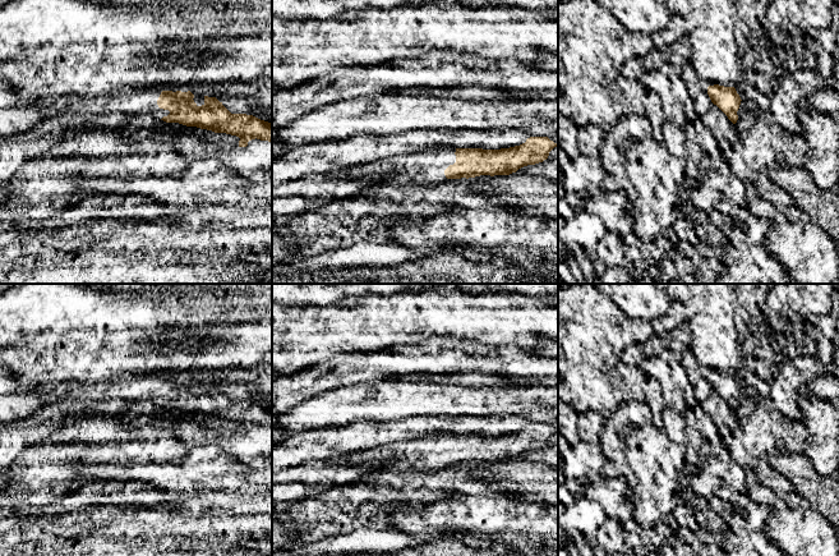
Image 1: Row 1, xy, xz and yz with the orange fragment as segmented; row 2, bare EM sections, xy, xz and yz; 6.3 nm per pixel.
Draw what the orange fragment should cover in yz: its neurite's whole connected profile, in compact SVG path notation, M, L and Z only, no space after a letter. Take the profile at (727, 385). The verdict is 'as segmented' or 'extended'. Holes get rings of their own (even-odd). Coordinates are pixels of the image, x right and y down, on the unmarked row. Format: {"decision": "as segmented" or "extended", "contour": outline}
{"decision": "extended", "contour": "M702 366L701 375L706 378L714 391L716 391L728 405L736 410L739 403L741 383L734 373L724 373Z"}

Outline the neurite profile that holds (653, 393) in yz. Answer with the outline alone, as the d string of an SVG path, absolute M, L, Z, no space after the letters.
M647 377L644 385L645 403L650 408L653 422L663 428L663 412L667 409L667 404L663 399L663 392L660 383L653 378Z

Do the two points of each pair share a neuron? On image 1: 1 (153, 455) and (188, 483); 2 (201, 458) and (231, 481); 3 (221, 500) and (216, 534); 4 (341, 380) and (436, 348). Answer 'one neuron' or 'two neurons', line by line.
1: two neurons
2: one neuron
3: two neurons
4: one neuron

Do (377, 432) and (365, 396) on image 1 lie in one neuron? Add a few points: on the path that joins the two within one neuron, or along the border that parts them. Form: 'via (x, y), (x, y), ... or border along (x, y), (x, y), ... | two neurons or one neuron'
border along (404, 419), (351, 419), (344, 424) | two neurons

